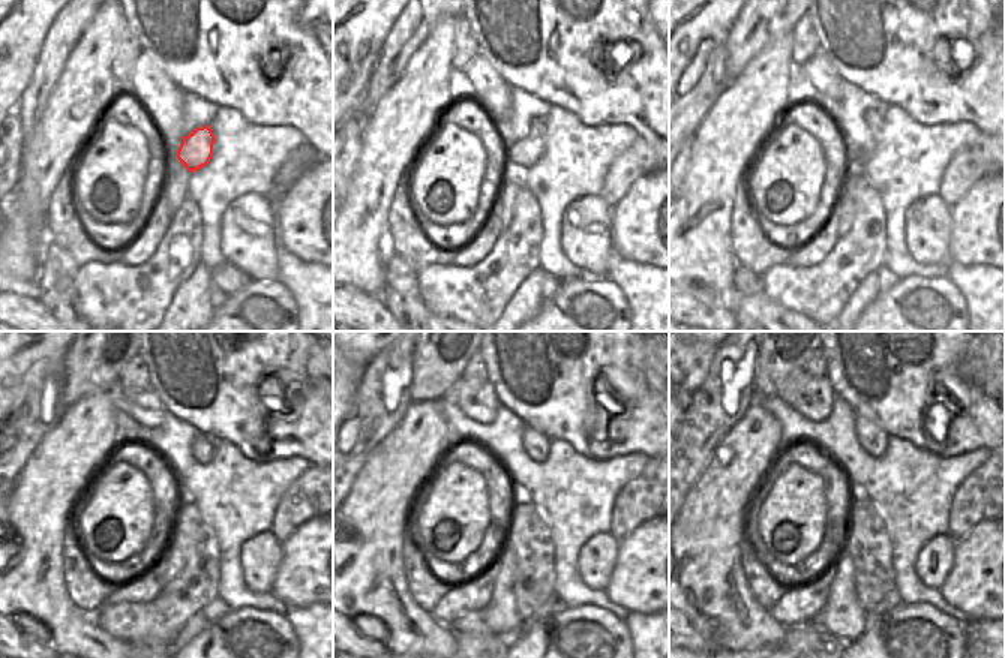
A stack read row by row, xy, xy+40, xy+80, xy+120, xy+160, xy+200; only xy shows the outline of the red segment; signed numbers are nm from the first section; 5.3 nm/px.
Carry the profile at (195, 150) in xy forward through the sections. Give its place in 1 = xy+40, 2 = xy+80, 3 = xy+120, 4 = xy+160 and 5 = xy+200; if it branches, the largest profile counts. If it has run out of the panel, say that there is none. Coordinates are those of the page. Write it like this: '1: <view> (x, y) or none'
1: xy+40 (519, 156)
2: xy+80 (873, 119)
3: xy+120 (201, 448)
4: xy+160 (536, 445)
5: xy+200 (872, 438)

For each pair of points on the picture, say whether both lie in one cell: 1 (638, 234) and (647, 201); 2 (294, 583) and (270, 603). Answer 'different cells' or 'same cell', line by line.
1: same cell
2: different cells

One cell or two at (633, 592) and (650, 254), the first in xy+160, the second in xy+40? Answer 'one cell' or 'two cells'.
one cell

